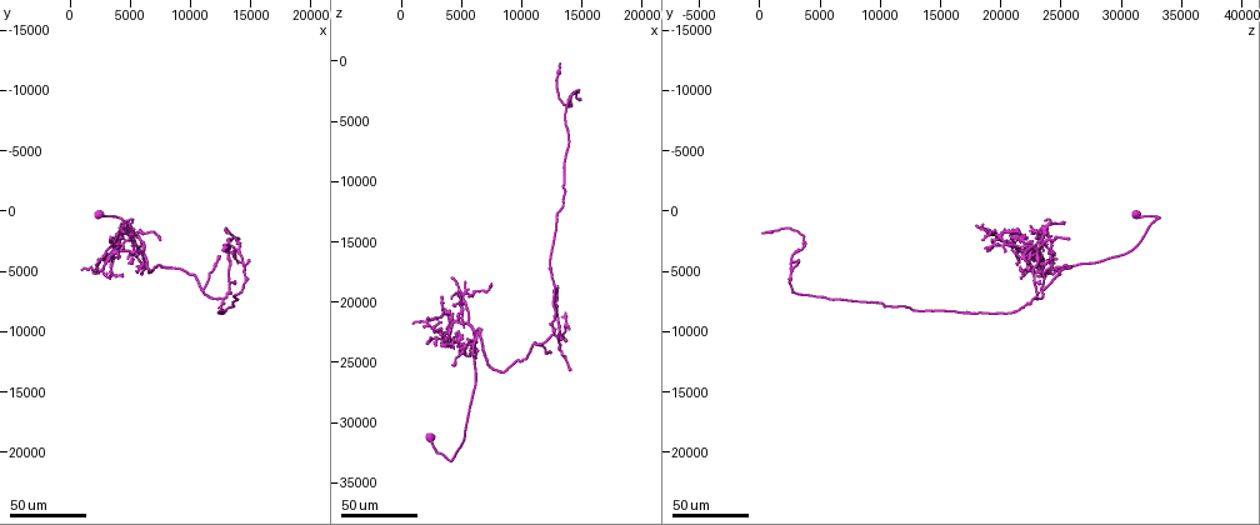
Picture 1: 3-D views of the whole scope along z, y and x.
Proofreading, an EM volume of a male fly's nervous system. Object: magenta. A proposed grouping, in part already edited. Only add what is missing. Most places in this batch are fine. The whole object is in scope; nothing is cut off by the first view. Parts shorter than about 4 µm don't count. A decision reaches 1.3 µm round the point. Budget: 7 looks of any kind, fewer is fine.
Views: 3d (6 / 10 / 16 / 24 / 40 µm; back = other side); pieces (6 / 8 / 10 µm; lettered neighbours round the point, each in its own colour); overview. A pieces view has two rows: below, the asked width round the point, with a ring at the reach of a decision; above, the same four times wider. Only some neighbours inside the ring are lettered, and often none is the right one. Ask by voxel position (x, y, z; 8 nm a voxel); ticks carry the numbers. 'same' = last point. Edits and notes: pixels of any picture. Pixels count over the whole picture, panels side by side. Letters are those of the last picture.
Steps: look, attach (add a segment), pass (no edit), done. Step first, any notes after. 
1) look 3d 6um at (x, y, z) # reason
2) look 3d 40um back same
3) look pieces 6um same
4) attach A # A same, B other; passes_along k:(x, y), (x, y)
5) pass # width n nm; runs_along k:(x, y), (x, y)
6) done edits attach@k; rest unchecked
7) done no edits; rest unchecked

look 3d 40um at (14000, 2400, 25600) # end of a long branch

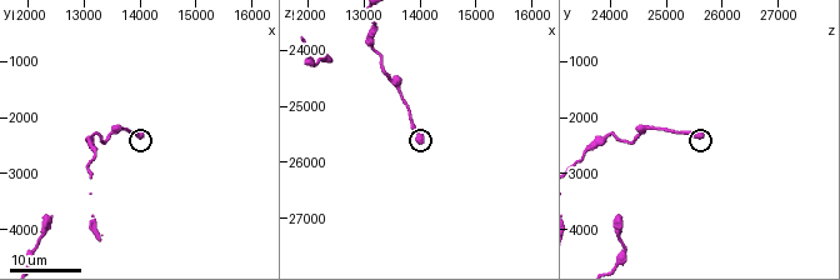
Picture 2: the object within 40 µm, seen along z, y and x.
look pieces 8um at (14000, 2350, 25600) # what lies round it

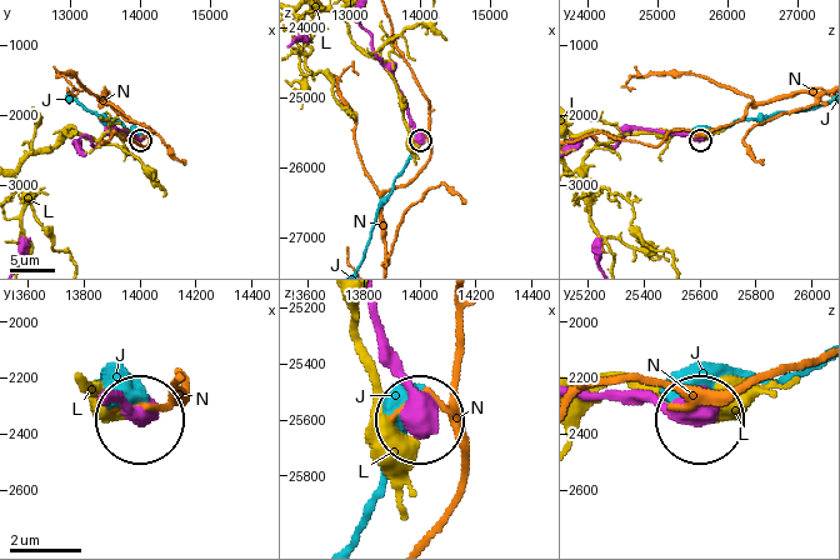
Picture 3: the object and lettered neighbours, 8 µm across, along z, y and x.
pass # width 580 nm; J other, L other, N other; runs_along 3:(369, 301), (384, 364), (414, 414); no lettered segment goes on from it

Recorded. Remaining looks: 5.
look 3d 40um at (12800, 3200, 18800) # free end

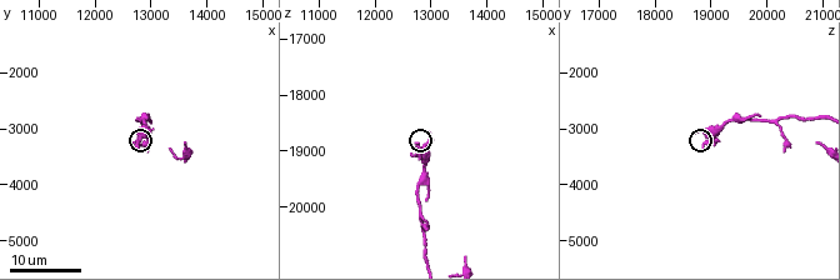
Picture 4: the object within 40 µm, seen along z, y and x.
look pieces 6um at (12750, 3300, 18800)

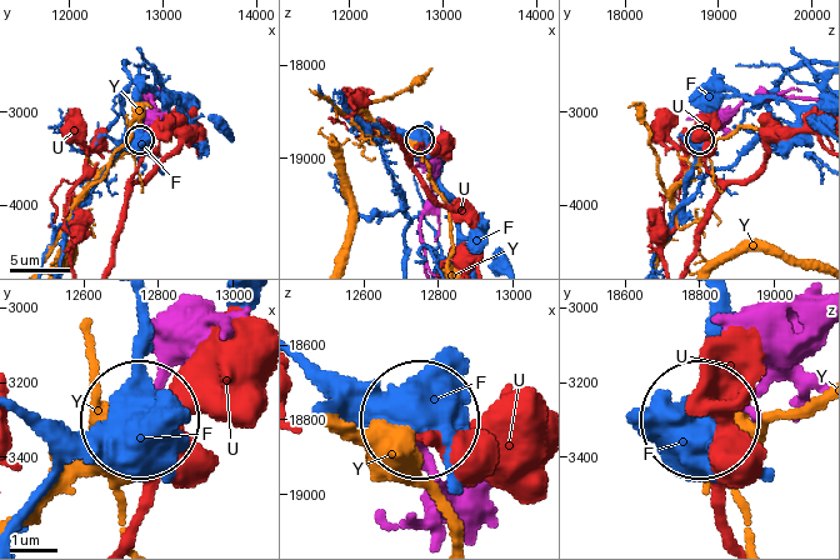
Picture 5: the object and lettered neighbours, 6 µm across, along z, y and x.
pass # F other, U other, Y other; no lettered segment goes on from it

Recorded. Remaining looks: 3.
look 3d 24um at (7200, 2400, 18400) # end of a long branch

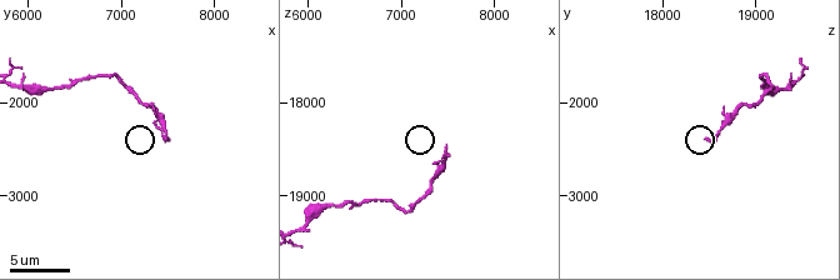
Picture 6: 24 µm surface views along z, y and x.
look pieces 8um at (7500, 2400, 18500)

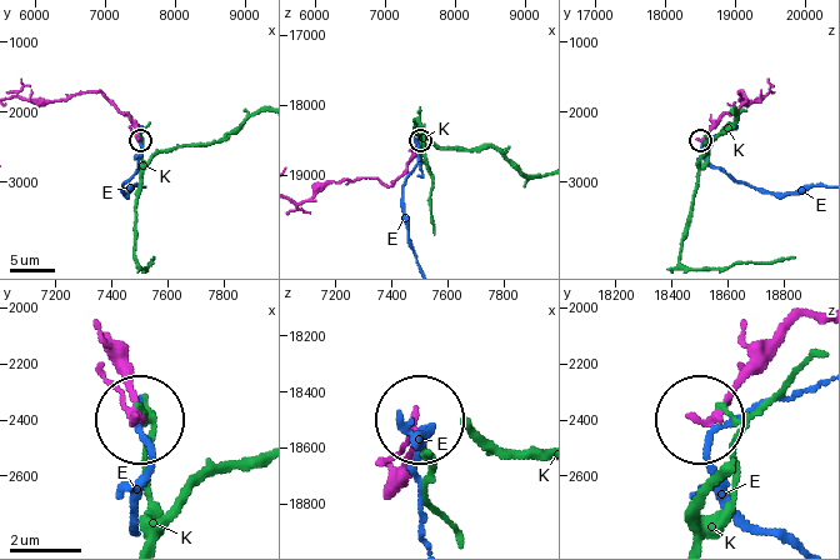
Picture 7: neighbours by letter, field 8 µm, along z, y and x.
pass # width 210 nm; E other, K other; runs_along 7:(813, 311), (699, 420); no lettered segment goes on from it

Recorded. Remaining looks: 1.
done no edits; rest unchecked

